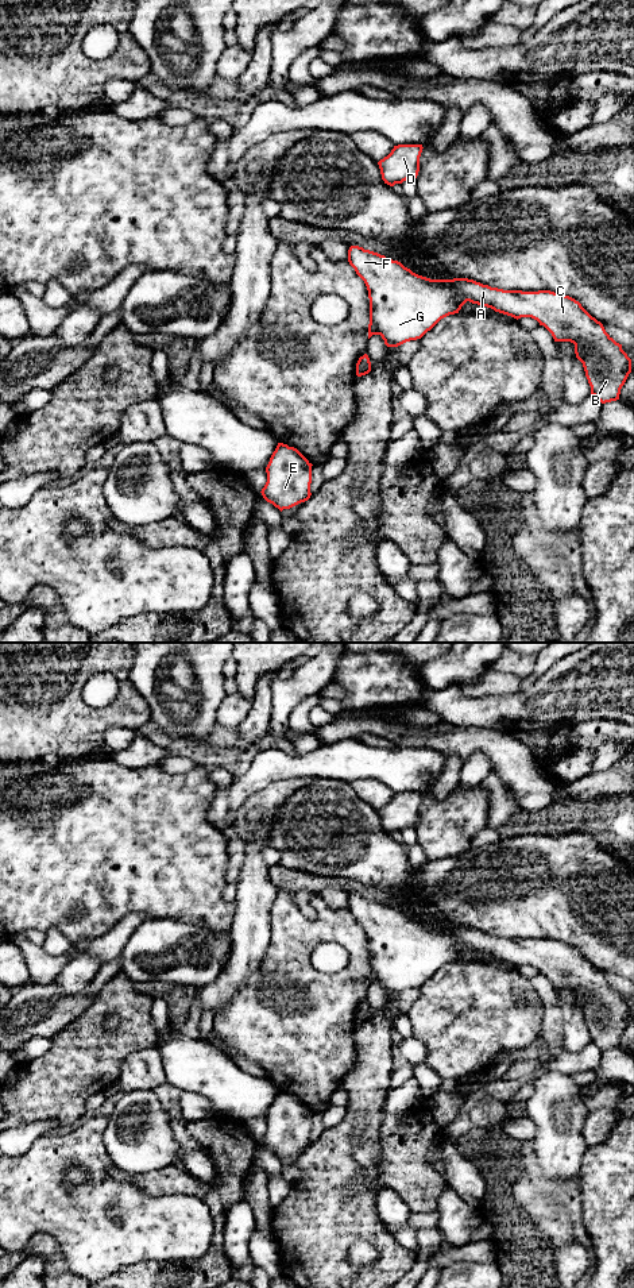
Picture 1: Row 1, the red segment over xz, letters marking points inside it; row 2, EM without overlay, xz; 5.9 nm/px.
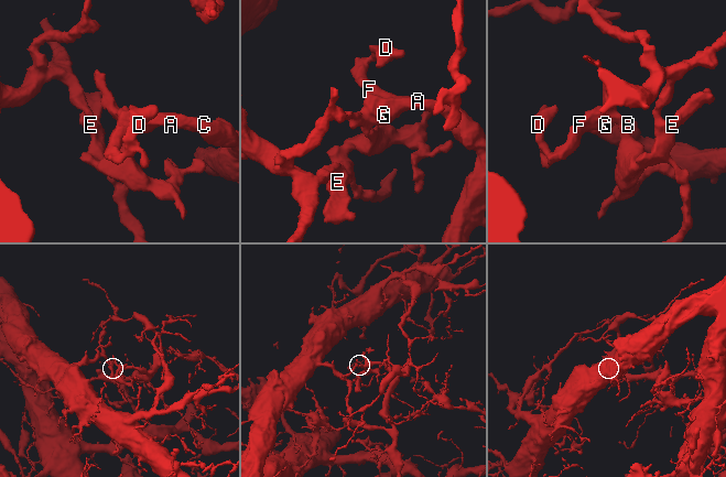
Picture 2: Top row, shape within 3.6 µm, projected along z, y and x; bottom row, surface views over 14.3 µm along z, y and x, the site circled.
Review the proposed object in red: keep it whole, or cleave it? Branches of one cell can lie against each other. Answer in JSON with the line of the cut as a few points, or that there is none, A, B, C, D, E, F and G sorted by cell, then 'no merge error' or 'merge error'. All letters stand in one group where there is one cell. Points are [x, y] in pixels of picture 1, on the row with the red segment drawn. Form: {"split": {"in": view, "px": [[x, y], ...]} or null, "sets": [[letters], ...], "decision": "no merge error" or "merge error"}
{"split": {"in": "xz", "px": [[362, 357], [358, 362]]}, "sets": [["A", "B", "C", "D", "F", "G"], ["E"]], "decision": "merge error"}

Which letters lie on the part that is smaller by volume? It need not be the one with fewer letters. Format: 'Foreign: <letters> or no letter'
Foreign: A, B, C, D, F, G

